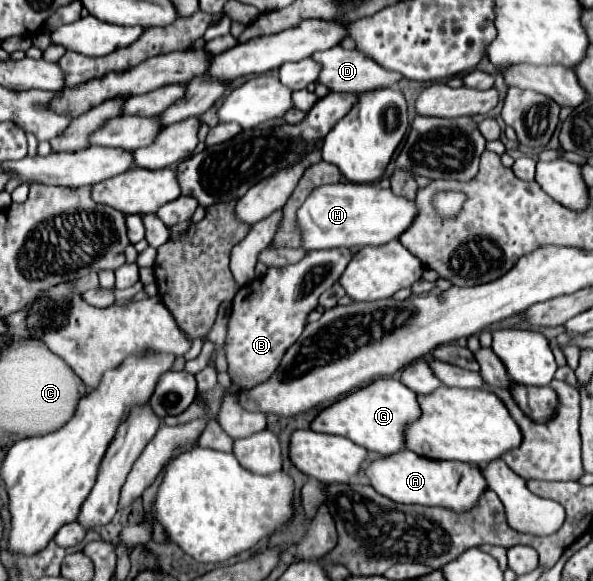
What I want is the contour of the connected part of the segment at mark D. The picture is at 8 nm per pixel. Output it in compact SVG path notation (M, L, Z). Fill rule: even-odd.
M333 46L329 50L323 52L315 52L313 58L323 64L323 72L319 74L319 82L329 86L331 92L371 92L377 88L391 88L397 86L399 80L403 76L395 74L395 72L387 72L385 68L381 68L375 60L371 60L369 56L365 56L361 50L345 50L341 46Z

